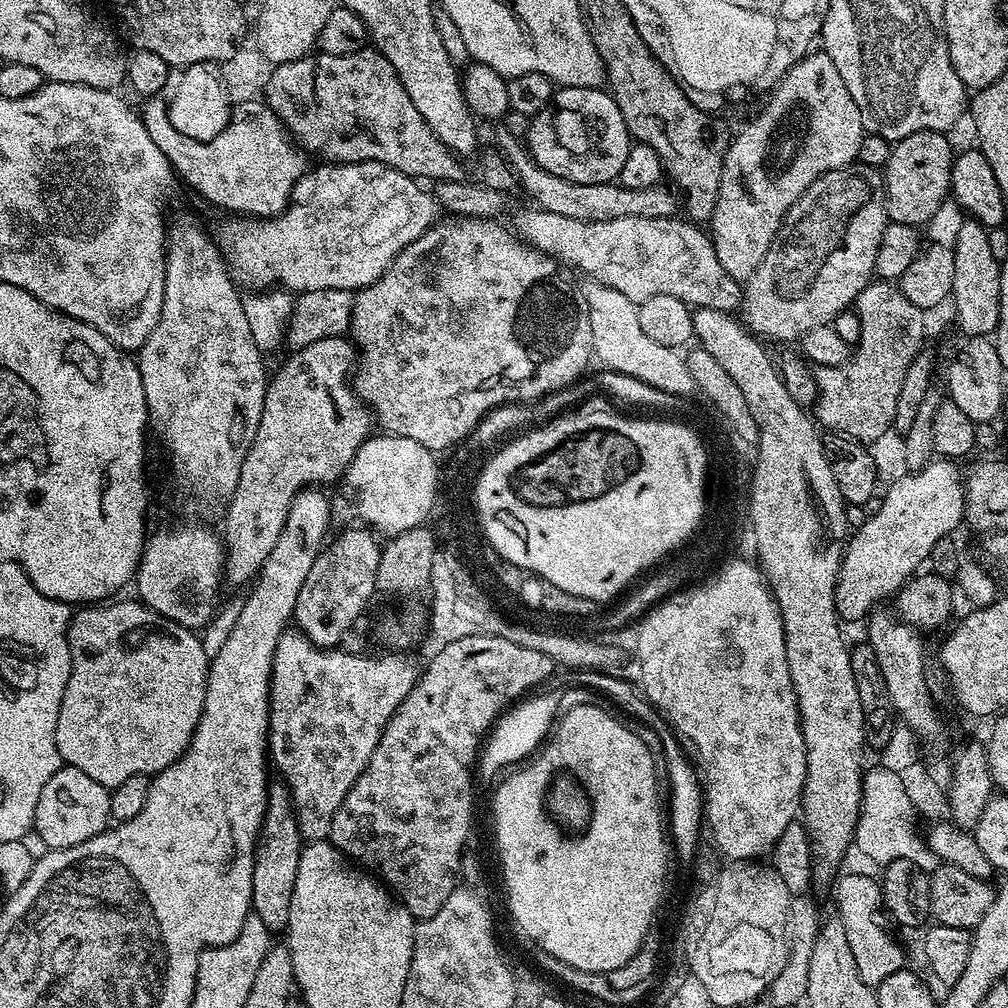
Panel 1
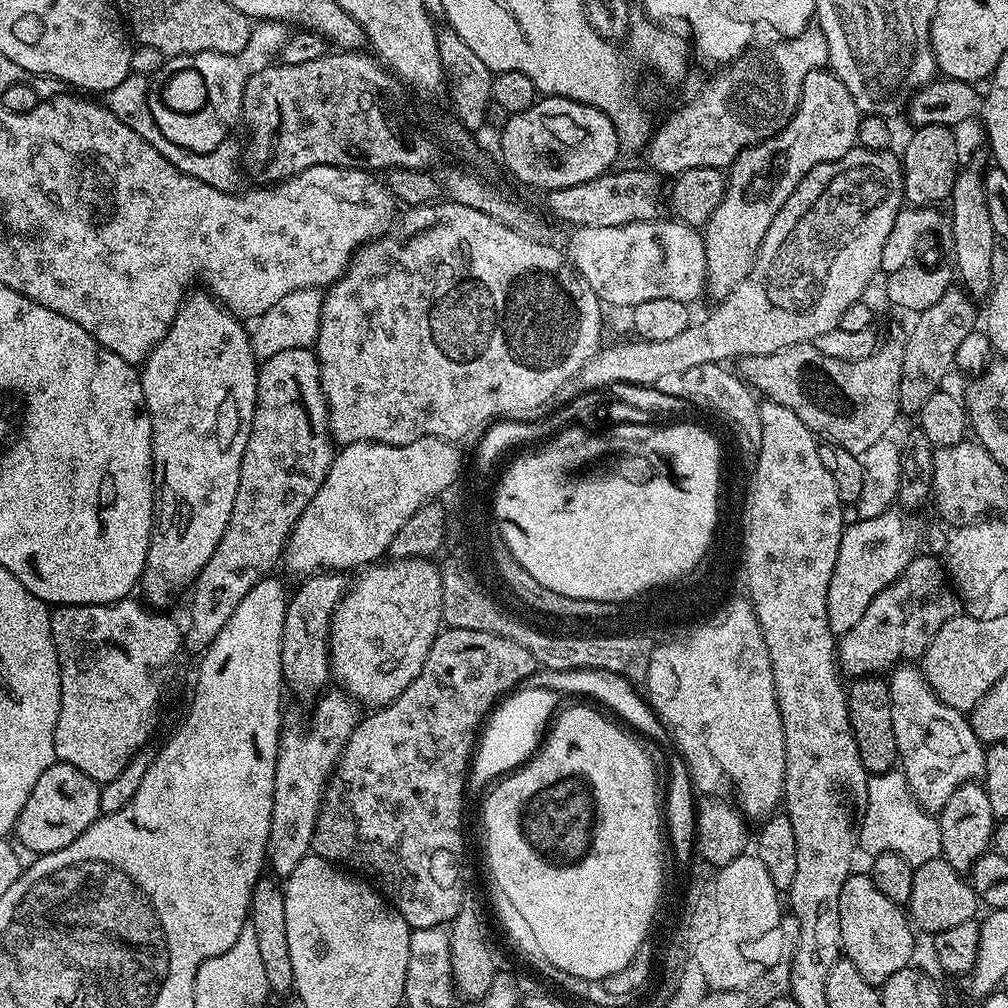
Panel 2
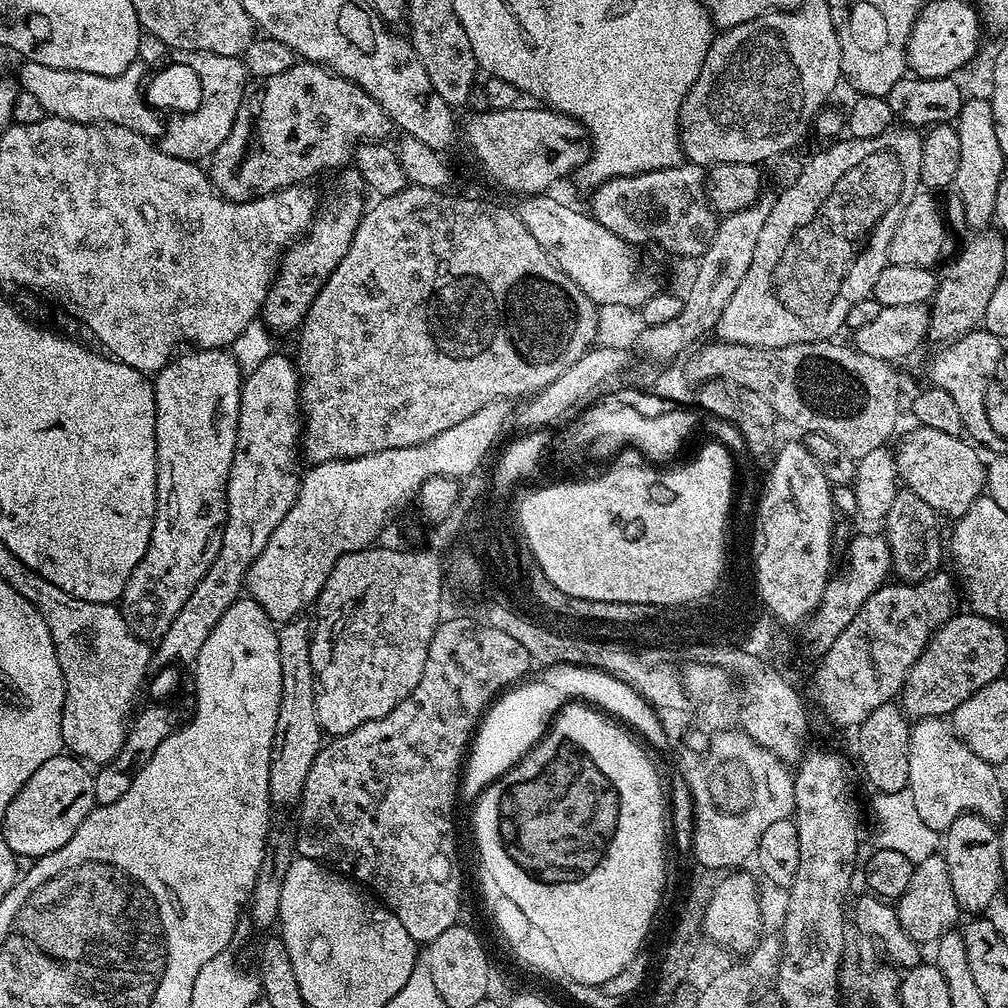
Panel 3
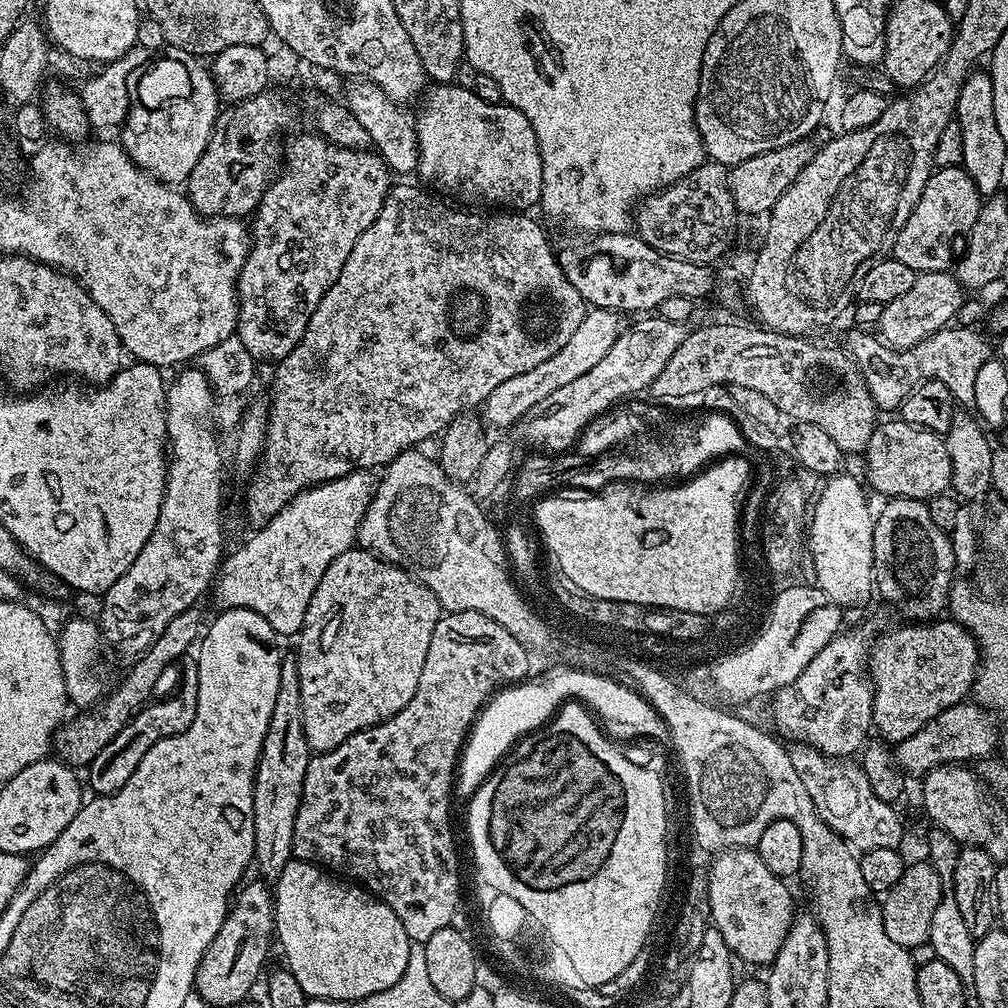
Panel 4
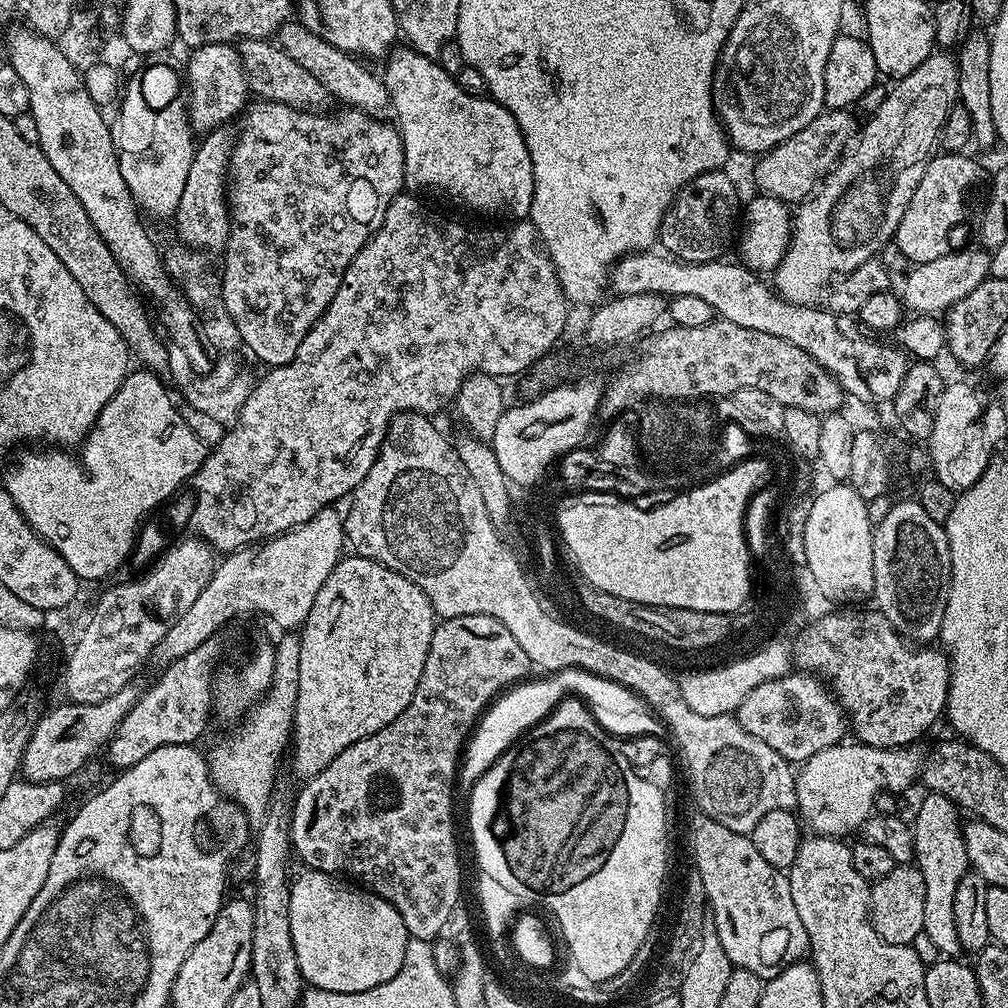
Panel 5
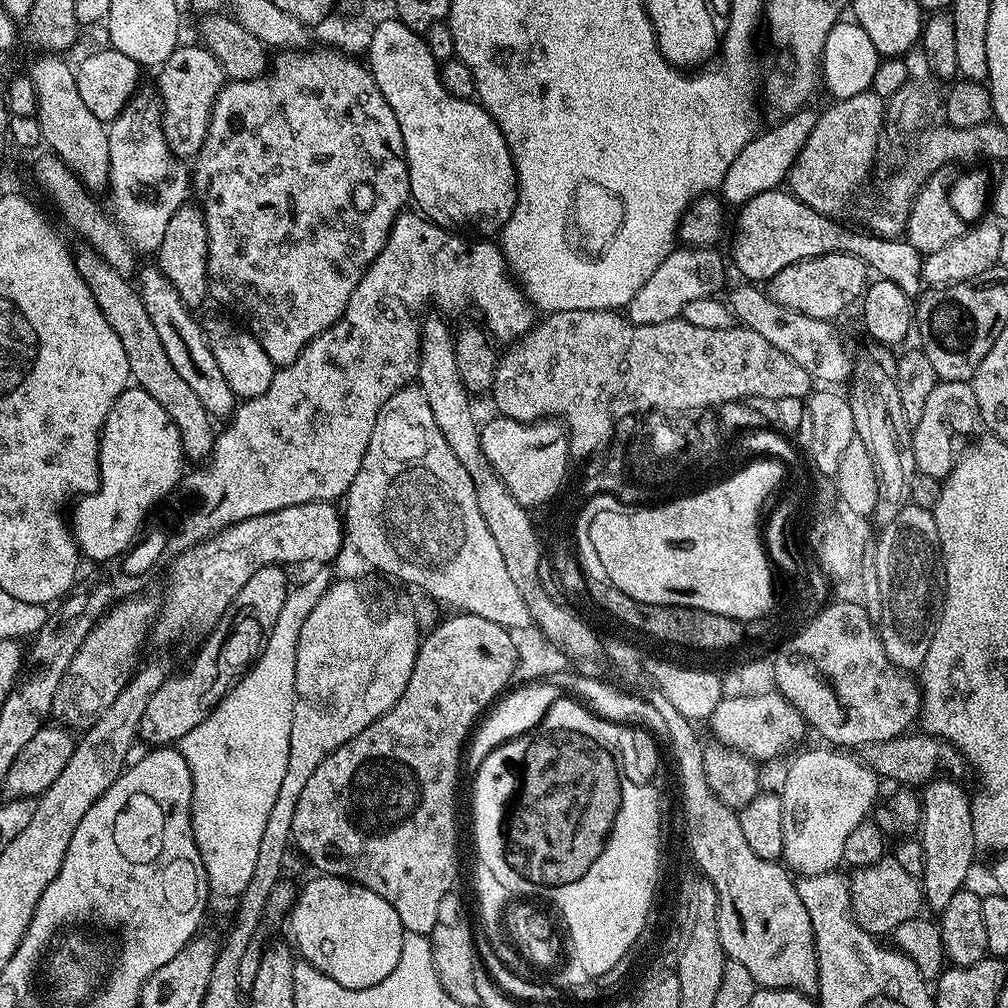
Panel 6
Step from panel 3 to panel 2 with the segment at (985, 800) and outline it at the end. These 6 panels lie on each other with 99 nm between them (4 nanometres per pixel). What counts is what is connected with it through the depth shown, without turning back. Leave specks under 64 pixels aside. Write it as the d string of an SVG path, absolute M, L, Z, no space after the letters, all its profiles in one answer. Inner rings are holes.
M905 662L891 669L886 681L892 696L899 767L914 799L925 812L938 814L954 790L983 777L986 746L975 736L965 713L946 706L932 693L930 682L915 663Z

